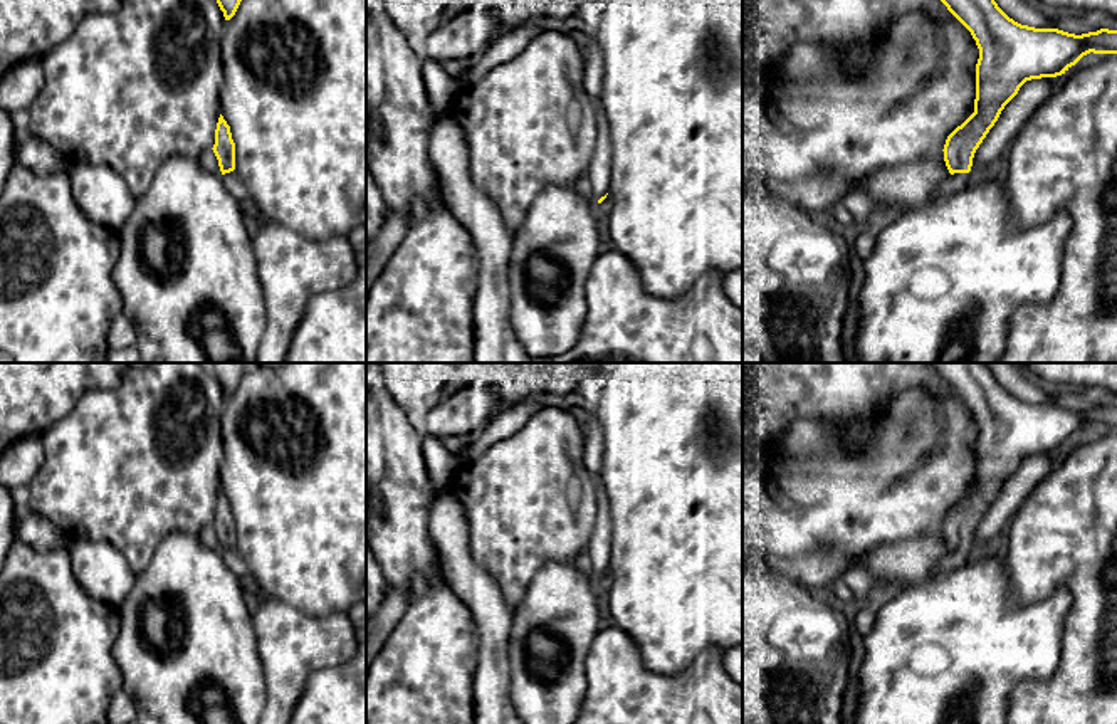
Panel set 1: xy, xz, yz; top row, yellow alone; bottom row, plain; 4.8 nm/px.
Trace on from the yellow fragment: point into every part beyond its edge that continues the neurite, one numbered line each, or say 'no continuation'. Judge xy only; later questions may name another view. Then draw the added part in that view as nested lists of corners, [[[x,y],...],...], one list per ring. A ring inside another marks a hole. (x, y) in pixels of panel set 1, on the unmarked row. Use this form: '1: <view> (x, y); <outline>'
1: xy (230, 556); [[[230,548],[230,549],[220,551],[220,553],[222,553],[223,561],[230,568],[230,571],[239,578],[247,598],[250,601],[257,601],[262,596],[262,591],[260,591],[259,585],[255,583],[254,576],[250,574],[249,566],[239,556],[235,548]]]

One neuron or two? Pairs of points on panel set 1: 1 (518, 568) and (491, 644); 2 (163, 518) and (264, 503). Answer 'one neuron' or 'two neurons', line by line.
1: two neurons
2: two neurons

